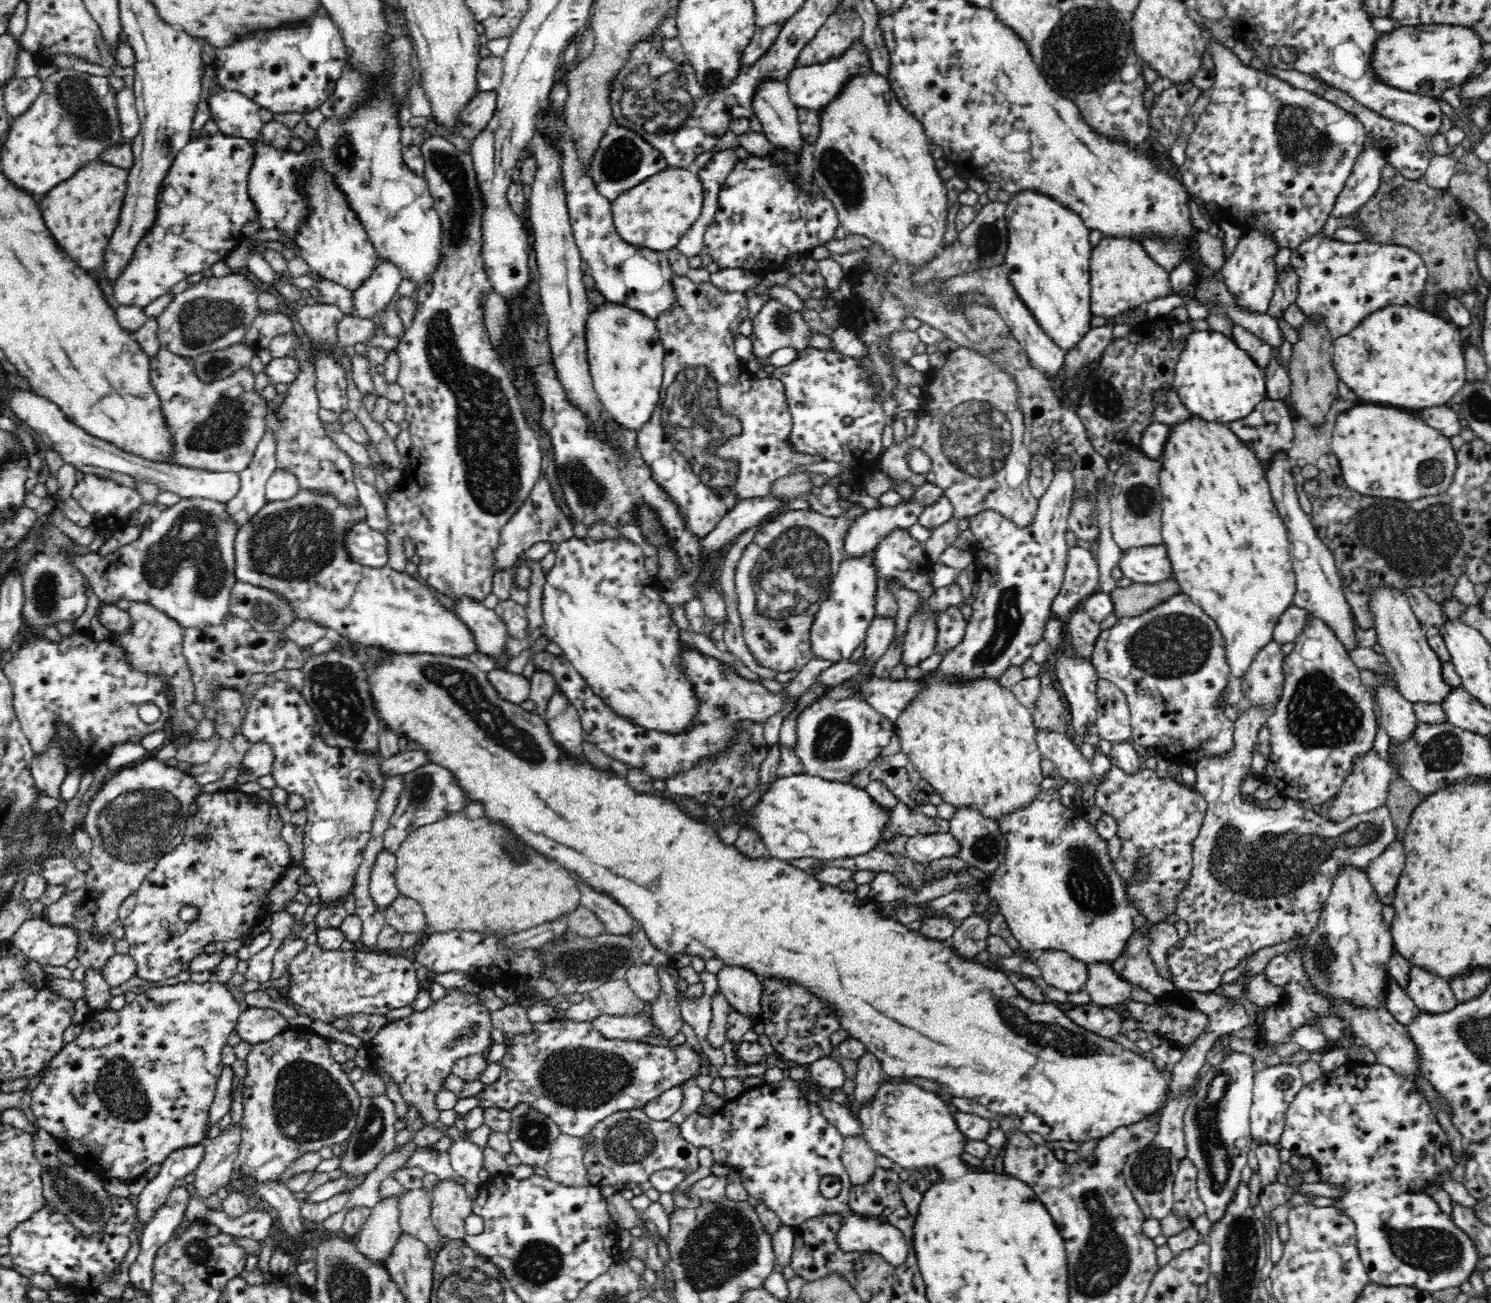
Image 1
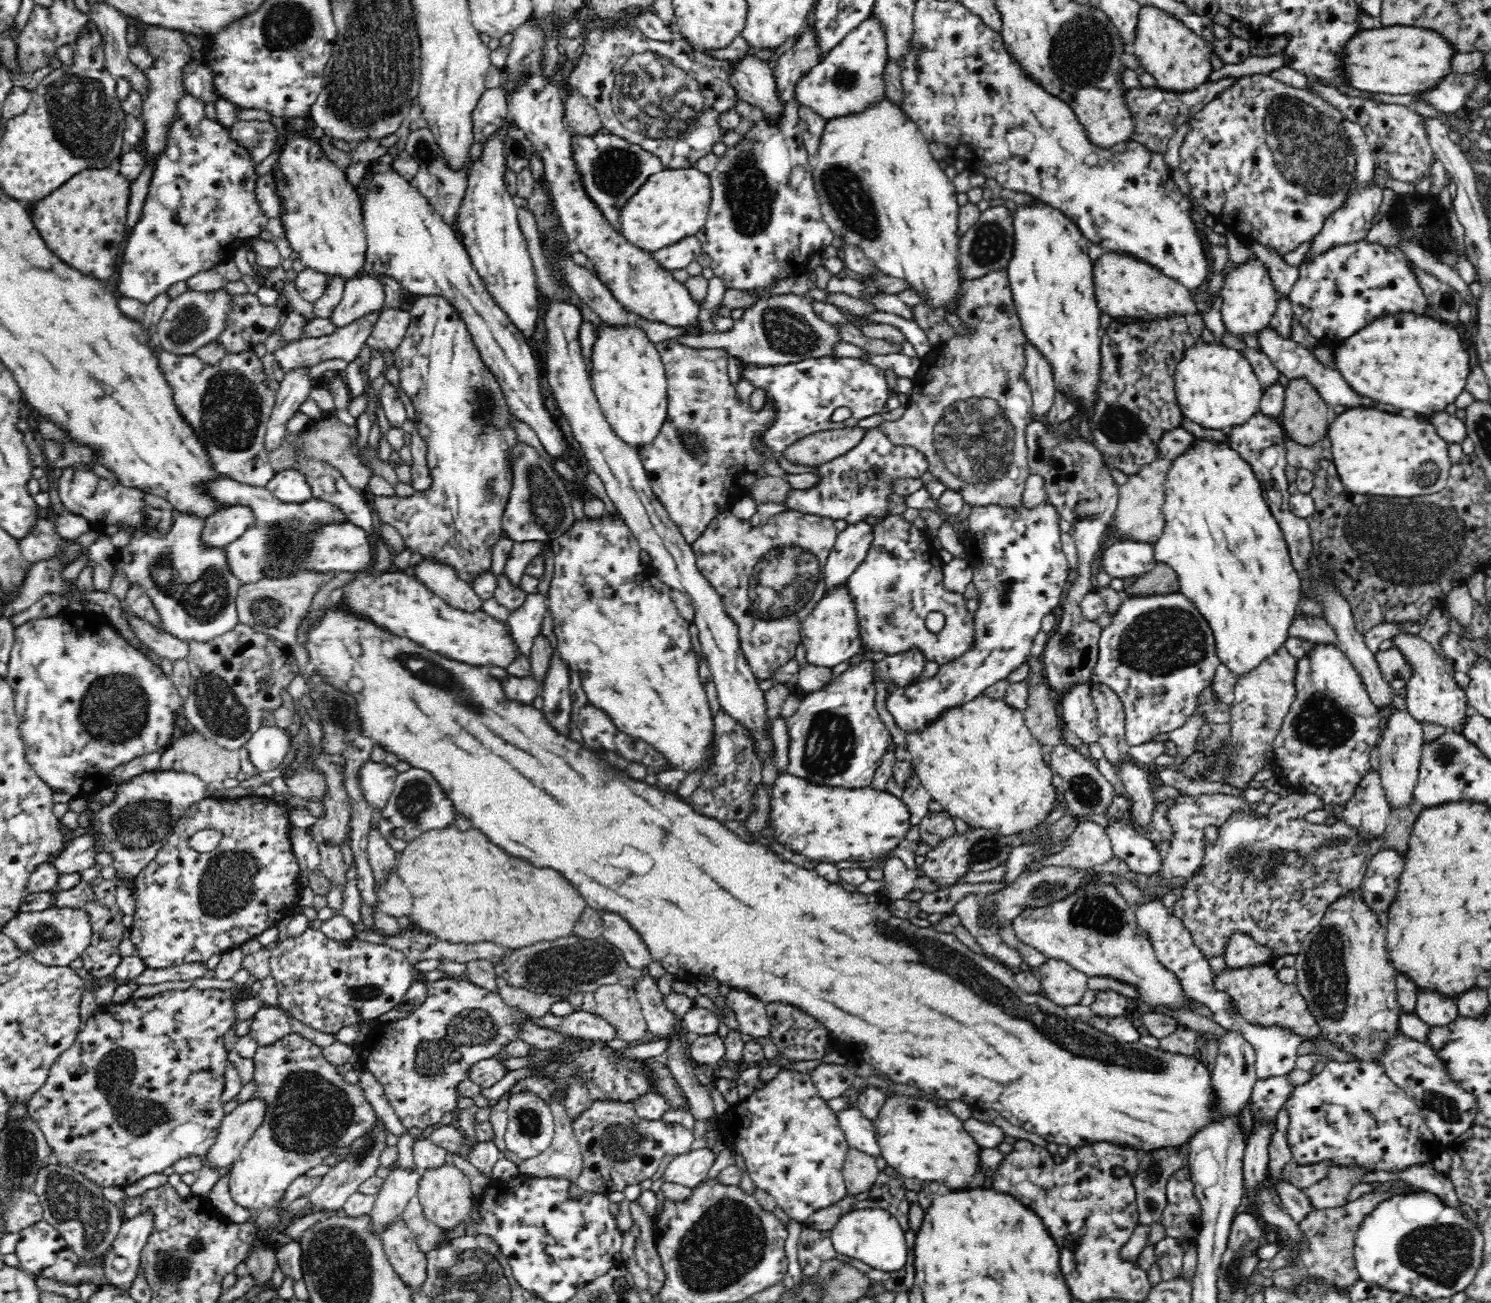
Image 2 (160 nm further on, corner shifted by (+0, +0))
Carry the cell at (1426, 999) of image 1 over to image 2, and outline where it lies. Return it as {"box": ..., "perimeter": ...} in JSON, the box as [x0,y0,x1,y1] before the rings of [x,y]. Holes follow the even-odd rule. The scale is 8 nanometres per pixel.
{"box":[1415,990,1459,1026],"perimeter":[[[1422,990],[1416,996],[1415,1014],[1428,1026],[1443,1025],[1459,1014],[1455,998],[1438,990]]]}

